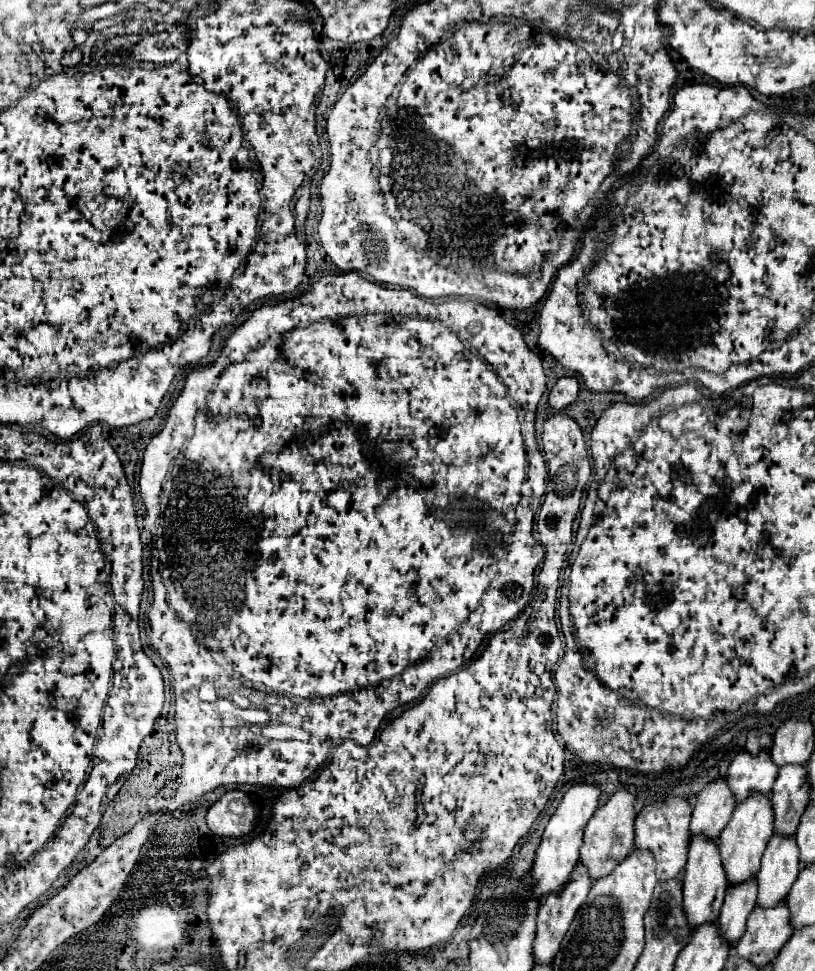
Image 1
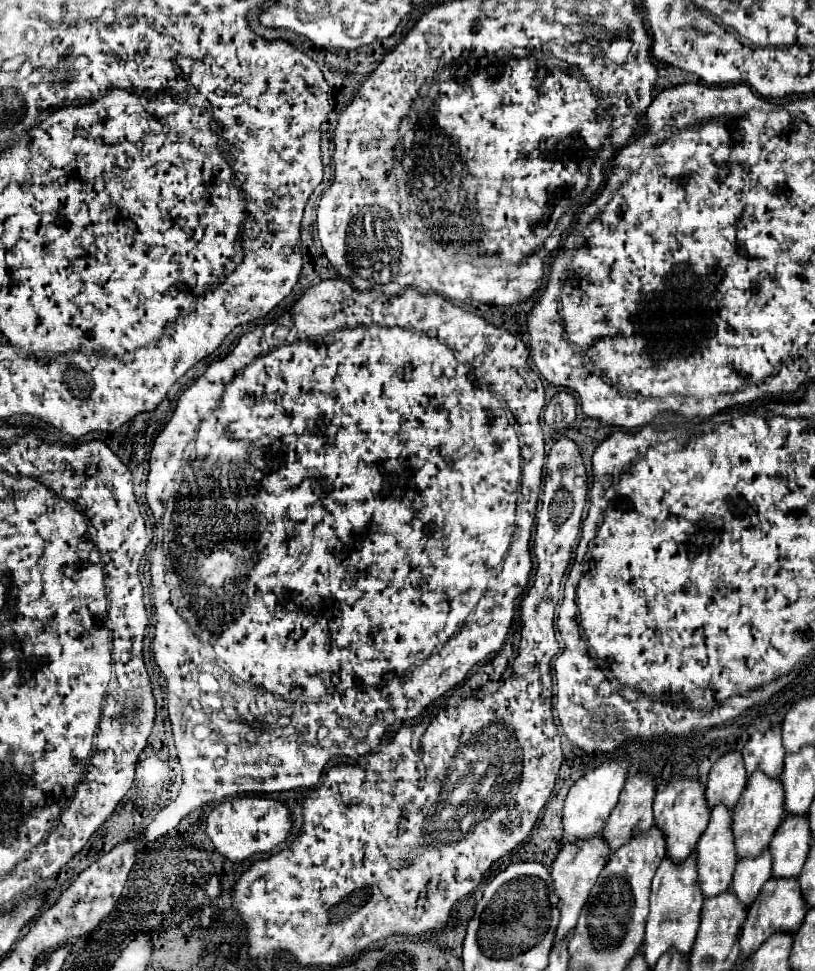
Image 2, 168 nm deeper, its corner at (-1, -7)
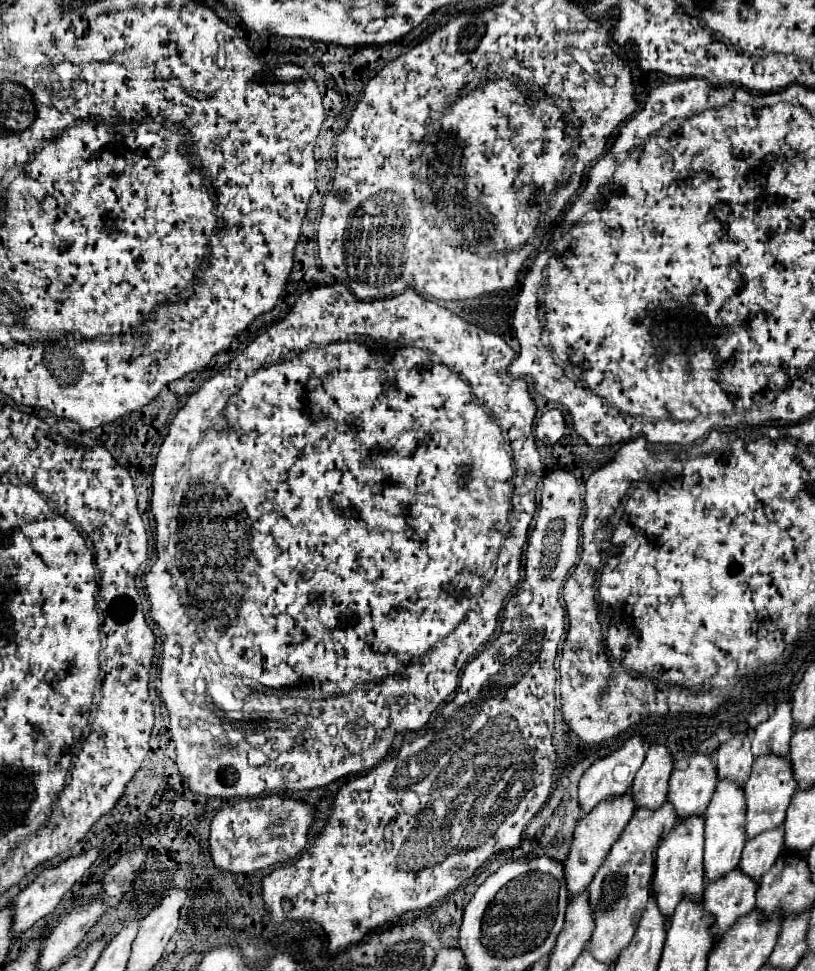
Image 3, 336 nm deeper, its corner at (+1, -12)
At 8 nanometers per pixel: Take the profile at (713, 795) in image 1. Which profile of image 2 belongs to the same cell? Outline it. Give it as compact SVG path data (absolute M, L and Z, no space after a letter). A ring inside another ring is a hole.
M741 753L723 755L711 767L709 773L709 781L705 789L707 807L713 809L717 805L725 805L727 809L733 809L745 789L745 783L747 783L747 775L741 763Z

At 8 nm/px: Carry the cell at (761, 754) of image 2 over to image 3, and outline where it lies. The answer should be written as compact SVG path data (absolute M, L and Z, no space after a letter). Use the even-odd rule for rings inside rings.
M783 700L775 706L769 720L761 722L753 730L753 740L751 740L753 756L763 756L763 754L787 756L791 734L793 734L791 702Z

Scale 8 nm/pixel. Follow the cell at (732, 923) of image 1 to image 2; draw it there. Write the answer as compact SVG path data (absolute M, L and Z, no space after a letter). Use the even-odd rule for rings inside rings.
M769 849L765 855L759 855L757 859L739 859L731 883L731 891L737 895L737 899L749 907L759 897L759 891L763 883L769 879Z

